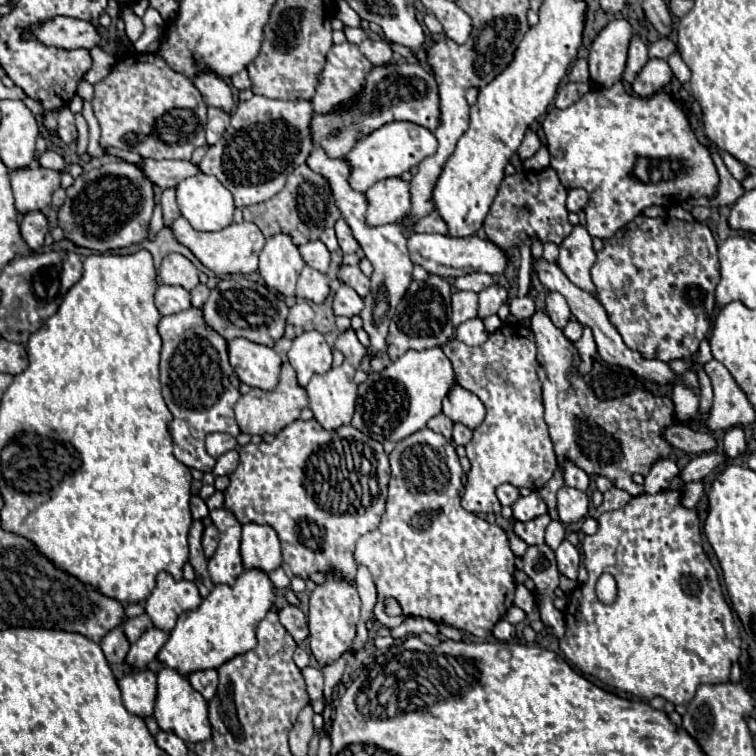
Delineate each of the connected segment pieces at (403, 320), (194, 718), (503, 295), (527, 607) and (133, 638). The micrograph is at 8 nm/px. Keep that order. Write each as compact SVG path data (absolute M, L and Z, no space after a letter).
M429 276L425 282L411 282L403 302L397 306L397 314L391 320L389 328L389 358L373 358L371 368L373 372L381 372L387 364L395 358L403 356L407 350L427 350L447 344L453 338L455 326L451 324L451 286L439 278Z
M161 668L161 674L157 674L157 686L159 690L157 690L157 702L155 702L155 720L161 730L173 732L185 742L193 742L193 744L205 742L207 738L211 738L207 702L197 690L193 690L193 686L189 684L189 680L185 680L185 676L177 674L171 668Z
M493 284L487 290L479 292L479 318L495 314L503 302L507 302L507 290L499 284Z
M517 584L517 592L515 592L515 604L521 608L521 610L525 610L527 614L531 614L533 612L533 604L535 604L535 600L533 600L533 594L523 586L523 584Z
M141 614L141 616L137 616L137 618L131 618L131 620L127 620L125 624L123 624L123 632L125 632L125 636L127 636L127 640L133 644L133 642L137 642L137 638L145 632L145 630L149 630L149 628L153 628L153 622L151 622L151 618L147 616L147 614Z

